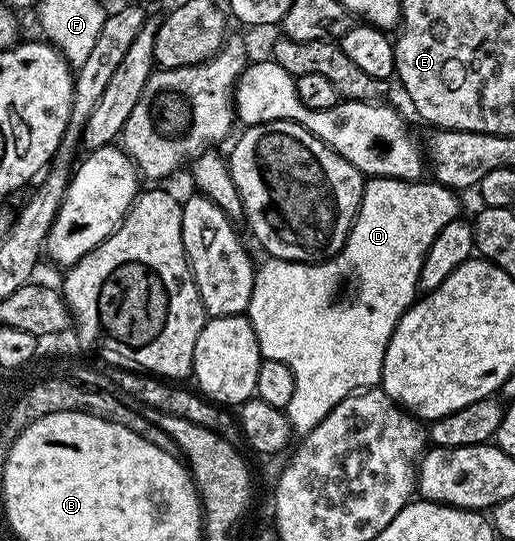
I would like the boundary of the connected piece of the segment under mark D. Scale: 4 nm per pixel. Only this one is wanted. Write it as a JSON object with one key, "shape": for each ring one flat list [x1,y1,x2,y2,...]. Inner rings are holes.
{"shape":[[370,178,365,184,365,192,361,198,361,208,357,214,357,220,353,223,345,247,333,259,326,259,323,263,292,263,286,259,266,258,265,264,256,268,253,277,253,292,247,317,255,329,255,337,259,341,262,359,271,361,283,361,295,373,295,397,291,397,291,405,287,408,289,423,294,432,307,433,339,405,348,395,354,395,357,391,373,389,380,384,383,373,383,357,387,353,387,345,403,317,403,313,408,307,412,307,419,295,417,282,419,281,419,269,423,269,423,257,427,257,427,249,431,249,431,241,439,237,443,225,451,225,451,221,462,214,461,203,457,200,458,192,452,187,444,187,442,183,436,181,410,181,408,179,379,179]]}

